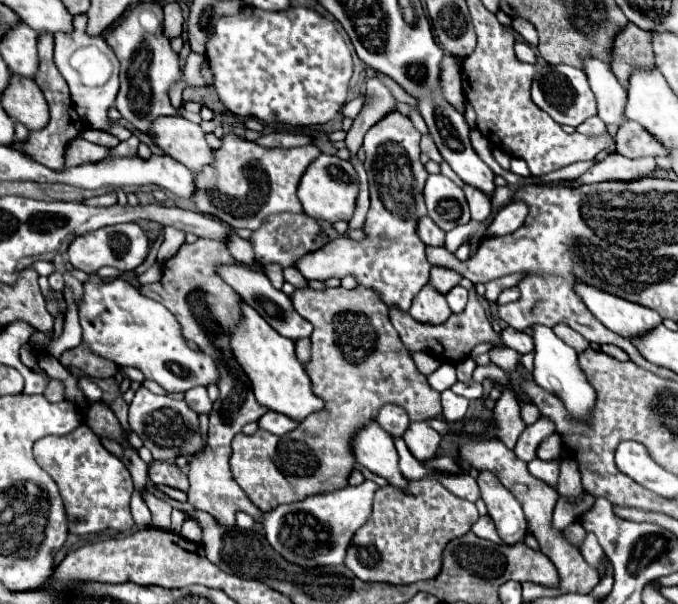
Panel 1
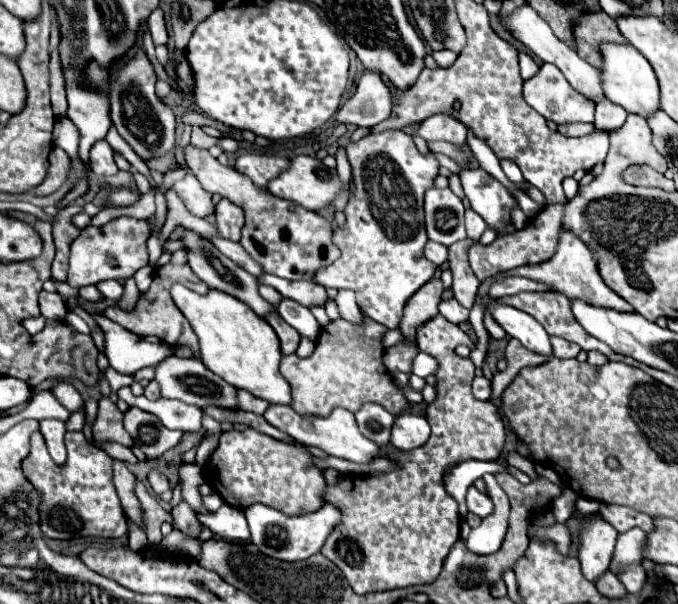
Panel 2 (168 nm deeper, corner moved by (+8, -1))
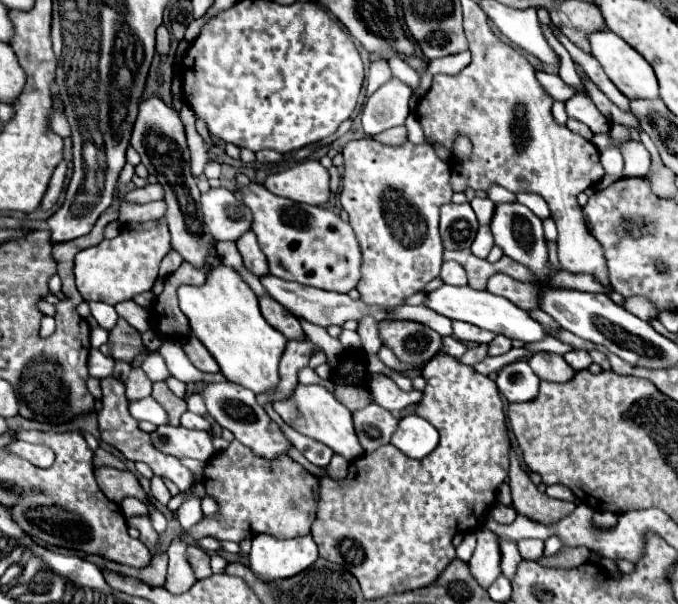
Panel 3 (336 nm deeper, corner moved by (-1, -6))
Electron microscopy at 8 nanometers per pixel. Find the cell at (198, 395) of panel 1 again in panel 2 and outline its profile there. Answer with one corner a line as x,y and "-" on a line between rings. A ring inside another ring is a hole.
130,386
122,387
117,395
130,407
136,406
146,412
156,414
166,428
176,428
182,432
198,432
202,428
202,408
194,408
182,400
160,398
156,402
148,400
144,395
134,396

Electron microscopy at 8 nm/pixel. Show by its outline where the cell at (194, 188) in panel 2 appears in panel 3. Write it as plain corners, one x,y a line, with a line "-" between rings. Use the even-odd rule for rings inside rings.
217,187
201,195
205,225
217,241
237,241
251,229
251,209
235,199
233,191

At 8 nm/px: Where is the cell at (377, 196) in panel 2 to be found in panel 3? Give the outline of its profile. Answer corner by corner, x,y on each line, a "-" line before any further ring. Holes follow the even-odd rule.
371,137
349,141
343,147
345,169
341,177
339,201
343,209
349,213
349,223
359,239
363,251
363,267
361,281
357,291
361,299
369,305
381,307
399,307
403,301
421,291
423,285
439,277
443,265
443,245
439,237
439,207
451,201
451,185
449,185
449,165
441,161
431,145
413,145
405,141
403,145
383,145

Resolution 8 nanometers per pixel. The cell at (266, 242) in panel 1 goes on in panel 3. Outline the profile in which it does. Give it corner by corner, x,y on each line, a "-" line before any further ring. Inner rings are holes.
249,183
247,187
237,185
237,189
243,193
245,205
253,211
253,233
275,277
335,293
349,293
357,287
361,277
361,249
349,223
325,207
277,197
257,183

